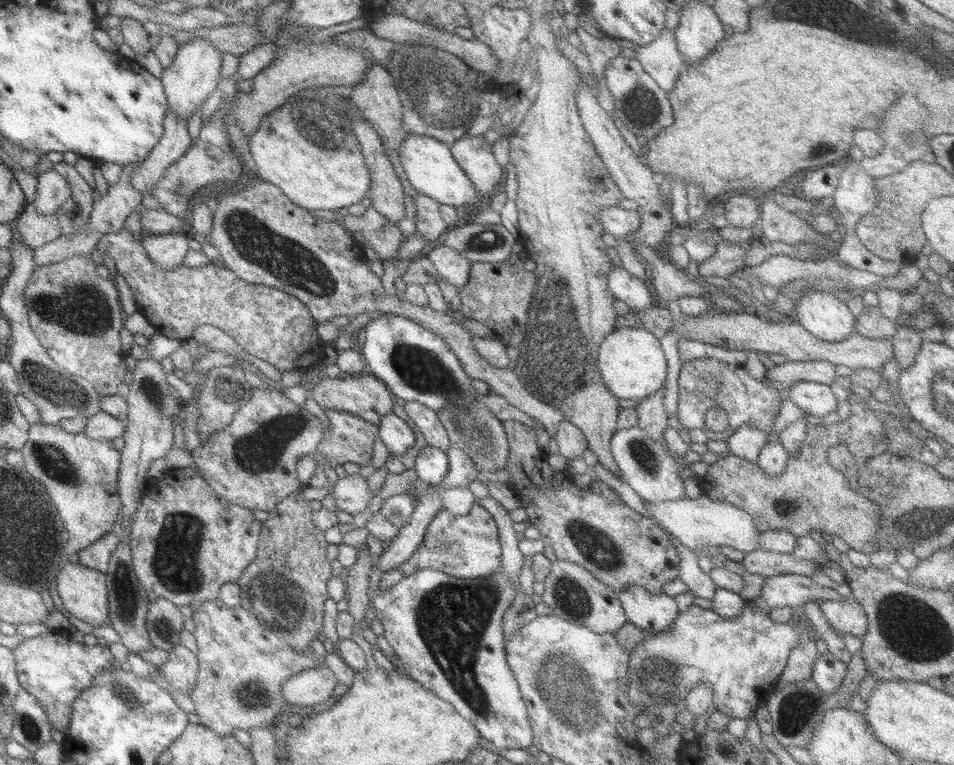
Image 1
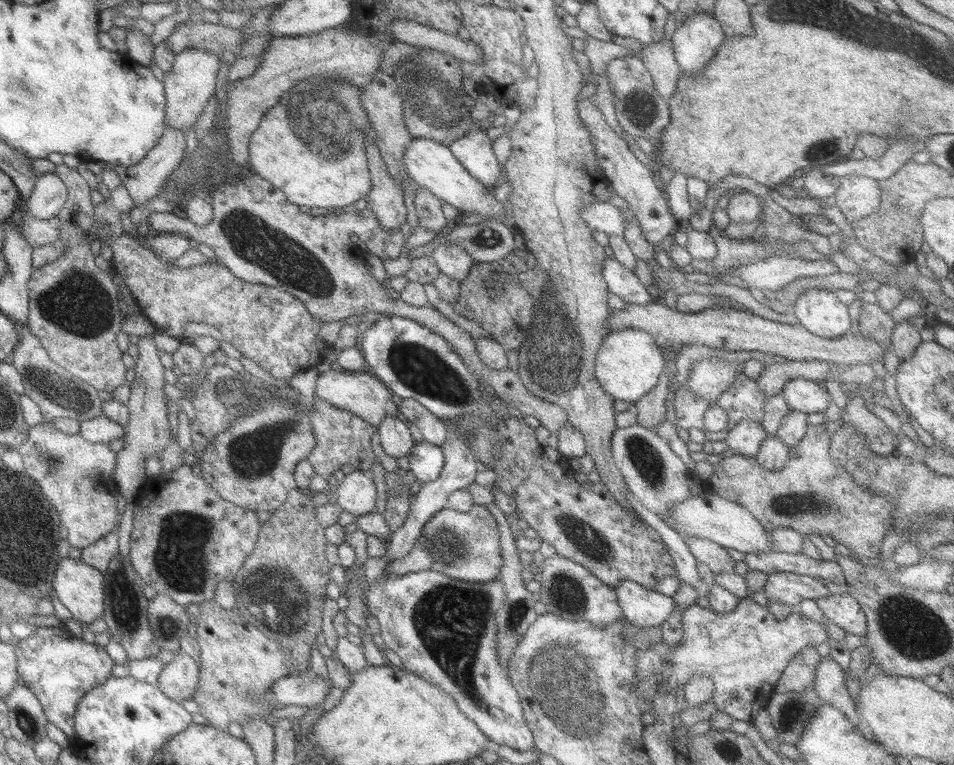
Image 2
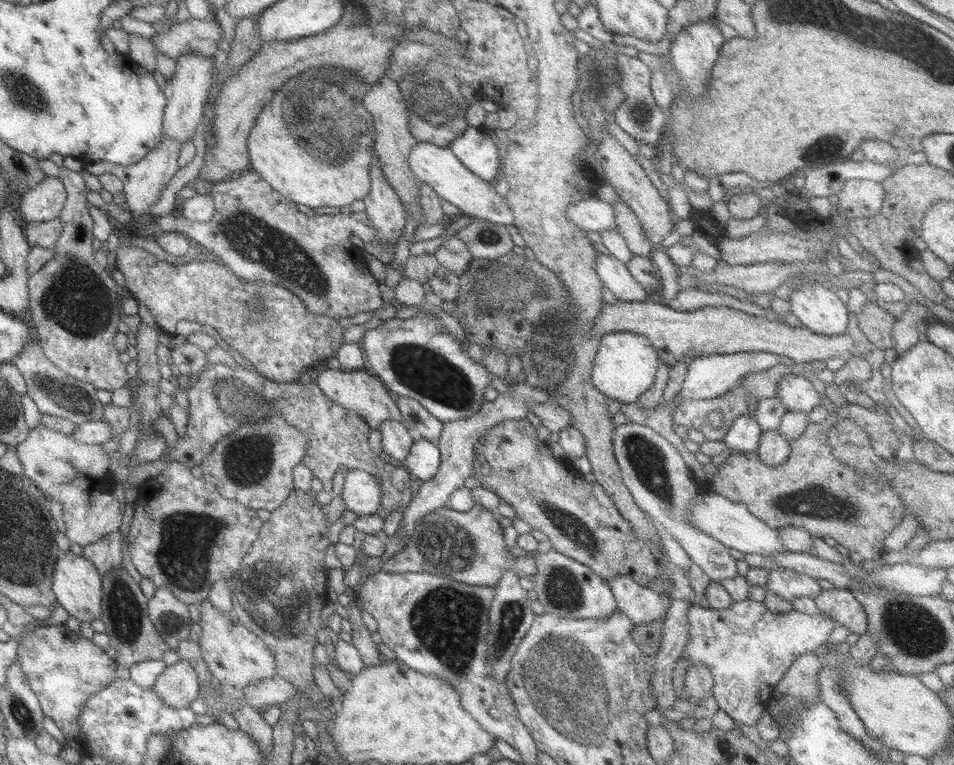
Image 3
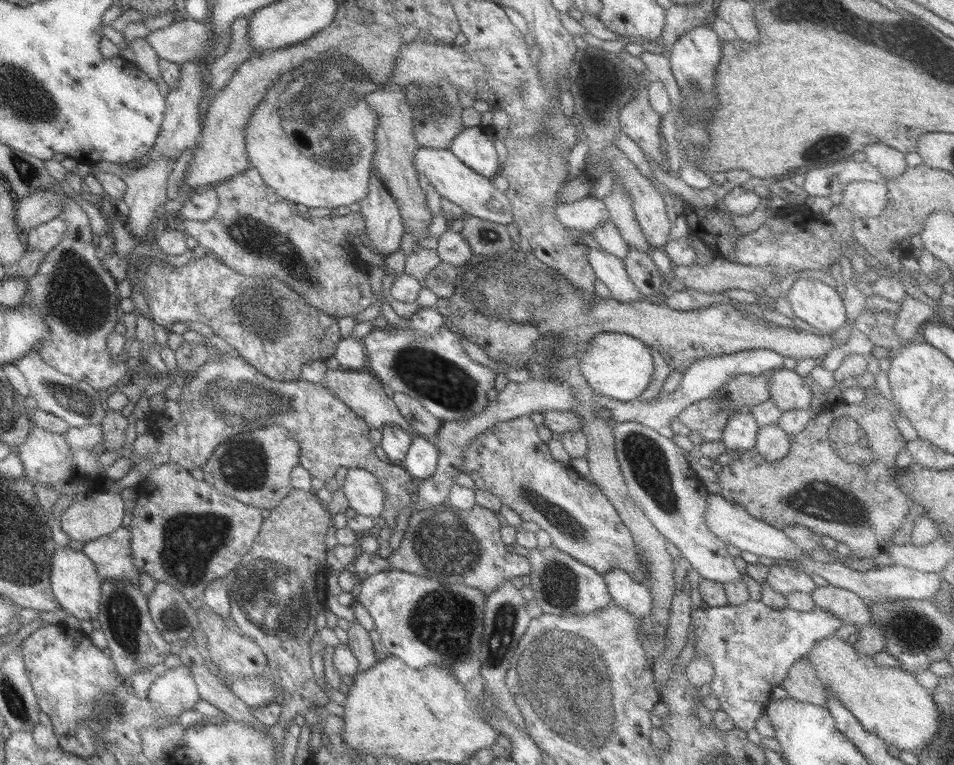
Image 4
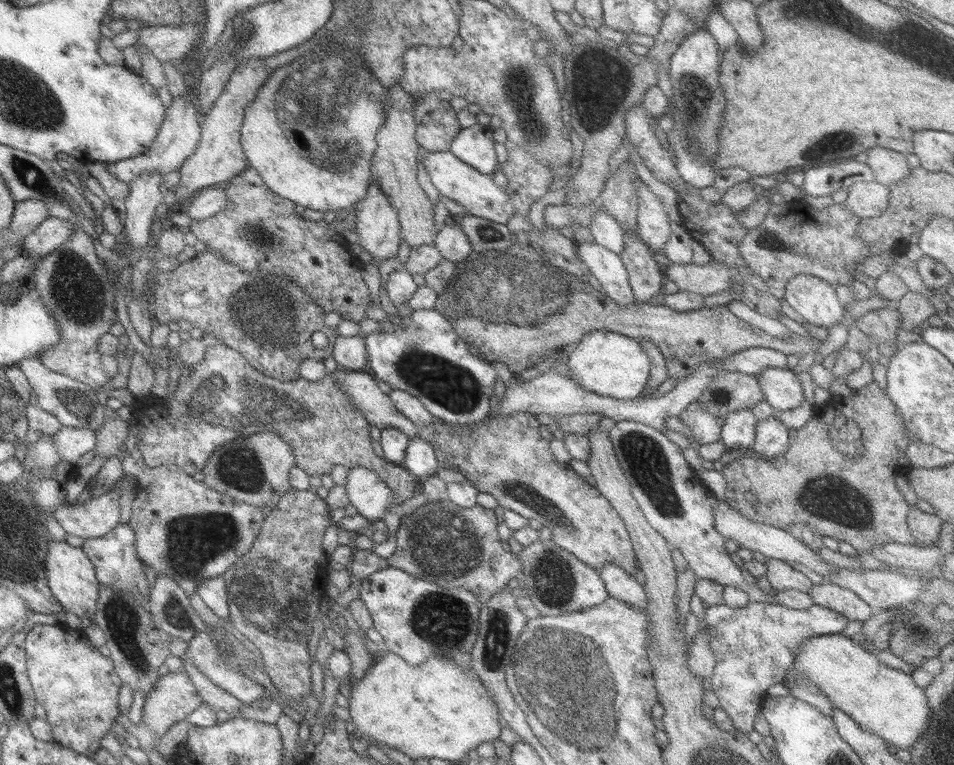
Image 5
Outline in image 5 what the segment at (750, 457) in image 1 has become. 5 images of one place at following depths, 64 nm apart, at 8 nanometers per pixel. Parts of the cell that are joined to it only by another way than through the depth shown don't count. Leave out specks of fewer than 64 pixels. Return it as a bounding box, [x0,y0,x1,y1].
[719,409,755,451]

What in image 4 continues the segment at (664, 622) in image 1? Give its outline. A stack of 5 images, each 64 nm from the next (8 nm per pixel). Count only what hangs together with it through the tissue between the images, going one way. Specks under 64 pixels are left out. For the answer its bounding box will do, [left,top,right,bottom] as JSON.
[602,569,652,620]

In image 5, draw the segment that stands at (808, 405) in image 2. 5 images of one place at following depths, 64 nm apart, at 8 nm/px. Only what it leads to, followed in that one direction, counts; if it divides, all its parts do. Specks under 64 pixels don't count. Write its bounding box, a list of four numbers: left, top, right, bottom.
[756,368,805,412]

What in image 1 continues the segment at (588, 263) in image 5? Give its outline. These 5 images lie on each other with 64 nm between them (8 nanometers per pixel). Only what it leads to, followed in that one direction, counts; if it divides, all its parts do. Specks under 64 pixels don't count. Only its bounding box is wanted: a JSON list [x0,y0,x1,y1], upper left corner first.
[606,268,654,313]

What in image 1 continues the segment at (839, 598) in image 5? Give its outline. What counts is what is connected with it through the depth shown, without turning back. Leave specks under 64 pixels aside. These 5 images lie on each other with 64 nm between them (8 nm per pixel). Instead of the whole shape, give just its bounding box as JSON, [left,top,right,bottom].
[818,599,866,638]

